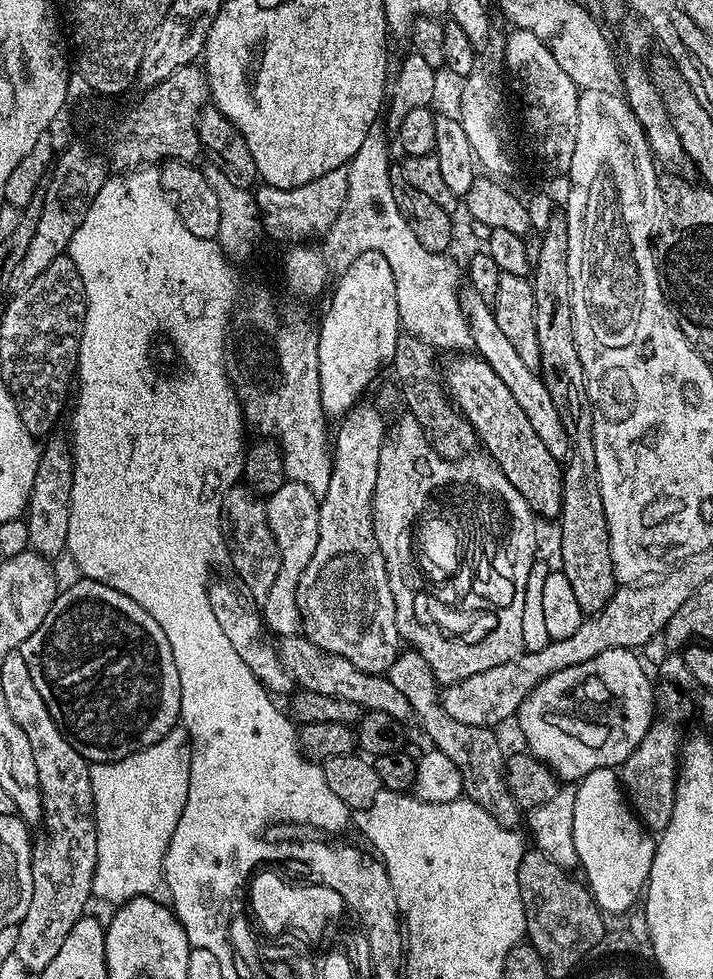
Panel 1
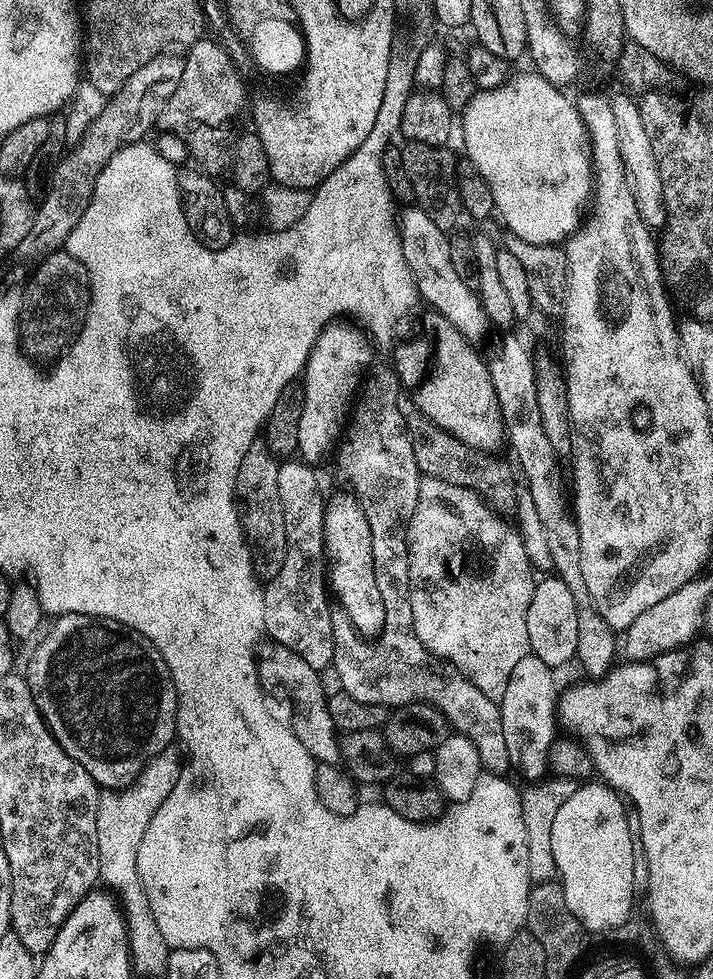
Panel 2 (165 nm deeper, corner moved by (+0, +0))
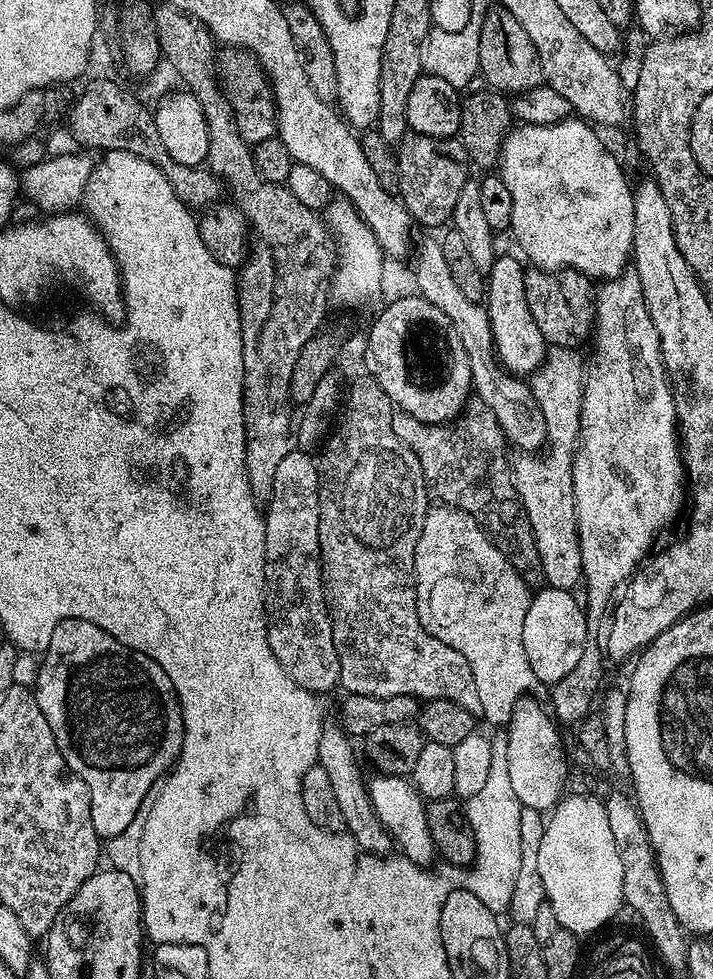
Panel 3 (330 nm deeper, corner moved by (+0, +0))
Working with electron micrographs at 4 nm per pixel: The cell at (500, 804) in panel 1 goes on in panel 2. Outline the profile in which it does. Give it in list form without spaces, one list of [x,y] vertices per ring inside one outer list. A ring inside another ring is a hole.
[[[373,363],[370,371],[363,377],[362,387],[355,397],[350,419],[334,456],[334,460],[340,463],[345,478],[352,482],[354,488],[352,490],[370,522],[374,550],[374,582],[378,582],[378,590],[382,594],[386,622],[380,635],[371,640],[357,633],[354,625],[348,621],[348,615],[345,612],[333,611],[334,658],[331,667],[336,668],[336,676],[340,679],[339,687],[346,694],[350,694],[350,698],[358,698],[358,702],[382,704],[389,710],[417,702],[433,704],[447,718],[453,733],[470,738],[470,742],[474,742],[474,750],[478,750],[481,769],[492,774],[504,774],[509,771],[511,760],[502,730],[499,703],[486,698],[486,694],[482,694],[482,690],[478,690],[474,682],[467,680],[448,661],[439,660],[433,652],[426,650],[426,646],[422,646],[414,630],[414,610],[410,606],[412,583],[408,573],[408,523],[418,506],[418,490],[422,473],[420,467],[414,462],[412,438],[408,435],[408,425],[405,424],[404,415],[400,409],[402,403],[400,392],[402,393],[402,385],[399,371],[393,365],[391,368],[388,364]]]

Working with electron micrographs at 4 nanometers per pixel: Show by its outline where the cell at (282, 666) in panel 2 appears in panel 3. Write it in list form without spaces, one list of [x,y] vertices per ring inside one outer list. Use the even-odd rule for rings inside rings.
[[[326,726],[322,730],[322,738],[318,742],[318,754],[315,759],[326,770],[330,778],[332,789],[338,801],[338,807],[342,810],[344,828],[347,835],[354,838],[356,845],[366,854],[388,854],[393,851],[394,840],[384,828],[384,823],[376,816],[372,805],[372,799],[368,793],[365,781],[360,781],[356,773],[356,752],[352,749],[353,741],[347,732],[339,726]]]

